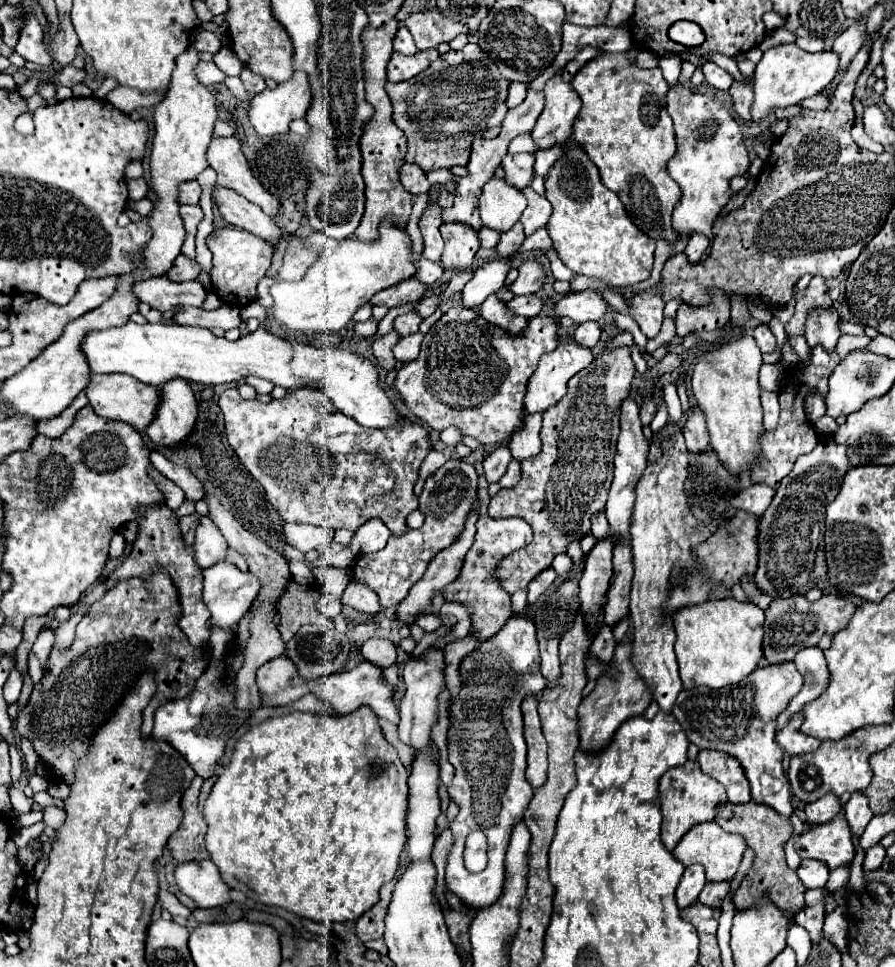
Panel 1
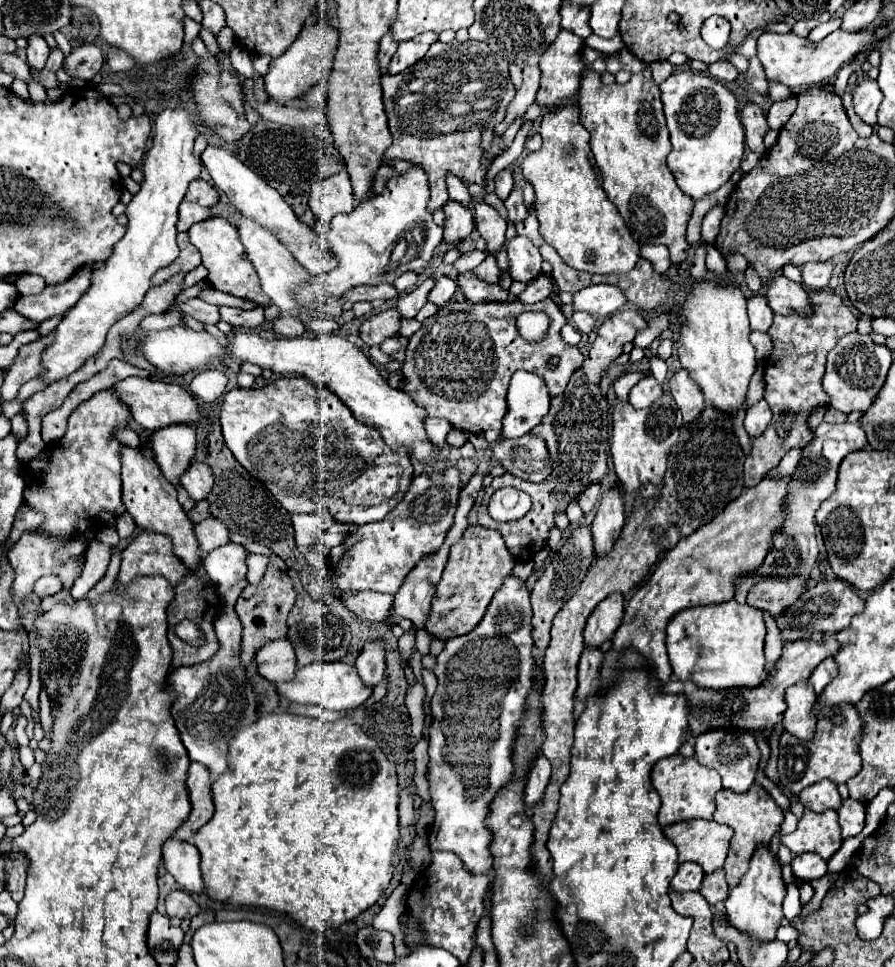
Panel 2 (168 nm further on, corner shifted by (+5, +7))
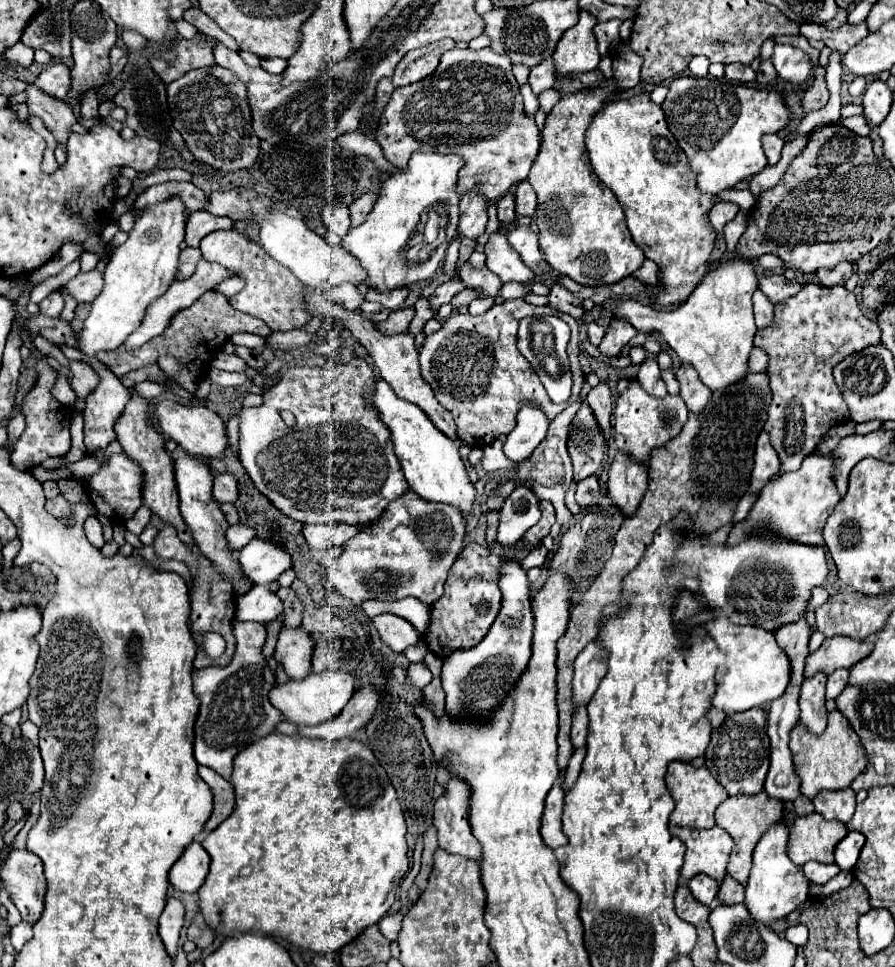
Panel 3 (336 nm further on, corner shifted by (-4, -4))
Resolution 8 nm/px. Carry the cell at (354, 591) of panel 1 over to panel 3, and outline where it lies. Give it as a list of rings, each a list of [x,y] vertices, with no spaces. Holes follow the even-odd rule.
[[[383,613],[371,619],[375,629],[379,631],[383,643],[387,643],[393,651],[403,651],[409,645],[415,645],[421,639],[421,633],[403,617]]]

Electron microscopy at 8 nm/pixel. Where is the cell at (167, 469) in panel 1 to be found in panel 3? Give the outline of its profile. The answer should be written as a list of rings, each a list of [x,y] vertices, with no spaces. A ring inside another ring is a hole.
[[[229,473],[215,475],[213,499],[217,503],[233,503],[237,499],[237,483],[235,483],[233,475],[229,475]]]

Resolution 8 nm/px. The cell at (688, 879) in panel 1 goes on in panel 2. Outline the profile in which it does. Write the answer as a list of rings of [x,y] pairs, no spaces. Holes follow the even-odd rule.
[[[684,862],[680,864],[676,876],[672,878],[672,888],[676,892],[686,892],[686,890],[698,890],[700,884],[702,884],[702,878],[704,878],[704,870],[694,864],[694,862]]]

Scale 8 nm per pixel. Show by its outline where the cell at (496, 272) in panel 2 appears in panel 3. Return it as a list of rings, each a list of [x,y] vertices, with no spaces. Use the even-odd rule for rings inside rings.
[[[505,283],[503,285],[503,299],[515,299],[515,297],[525,297],[527,287],[521,283]]]

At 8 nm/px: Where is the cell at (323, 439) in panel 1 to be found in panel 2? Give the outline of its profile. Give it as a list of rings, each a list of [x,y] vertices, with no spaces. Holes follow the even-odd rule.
[[[304,376],[278,378],[264,388],[234,388],[226,392],[220,424],[226,446],[234,458],[254,478],[262,480],[290,514],[316,512],[326,506],[334,520],[342,524],[378,522],[402,500],[412,480],[411,457],[405,448],[388,452],[390,448],[386,448],[386,444],[378,444],[384,442],[378,430],[368,430],[366,424],[354,420],[350,408],[346,408],[334,392],[314,388],[314,384],[310,384]]]

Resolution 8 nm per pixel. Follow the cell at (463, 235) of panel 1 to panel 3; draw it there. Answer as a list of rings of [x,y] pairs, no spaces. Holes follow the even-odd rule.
[[[465,195],[459,203],[459,225],[457,231],[463,237],[477,239],[485,233],[487,225],[487,203],[479,199],[479,195]]]

